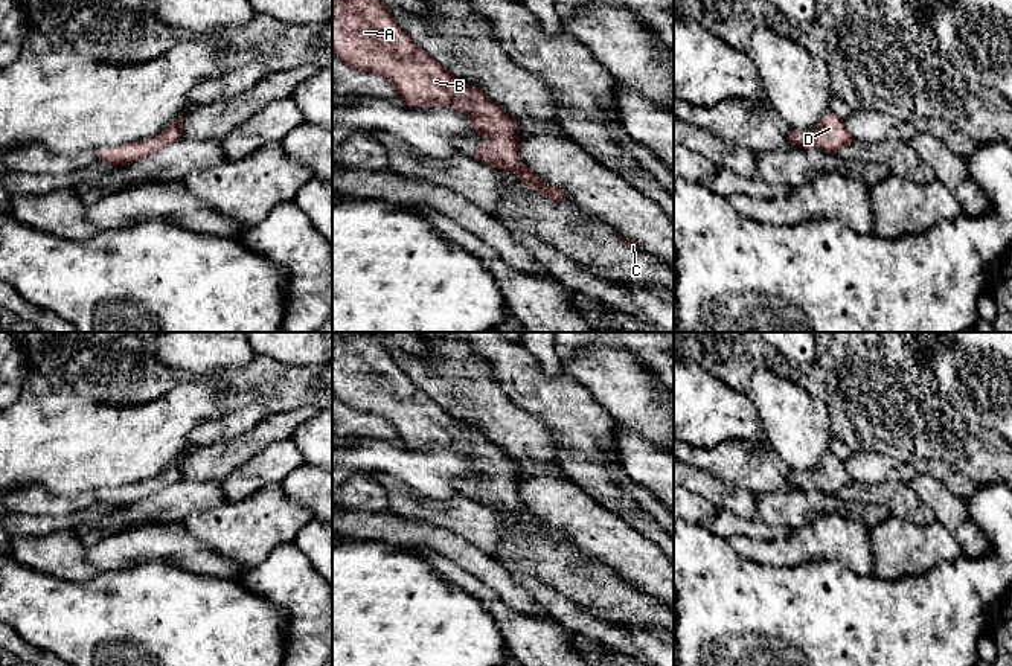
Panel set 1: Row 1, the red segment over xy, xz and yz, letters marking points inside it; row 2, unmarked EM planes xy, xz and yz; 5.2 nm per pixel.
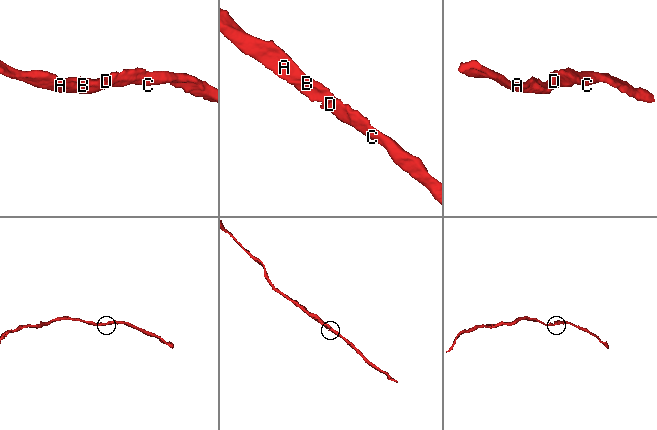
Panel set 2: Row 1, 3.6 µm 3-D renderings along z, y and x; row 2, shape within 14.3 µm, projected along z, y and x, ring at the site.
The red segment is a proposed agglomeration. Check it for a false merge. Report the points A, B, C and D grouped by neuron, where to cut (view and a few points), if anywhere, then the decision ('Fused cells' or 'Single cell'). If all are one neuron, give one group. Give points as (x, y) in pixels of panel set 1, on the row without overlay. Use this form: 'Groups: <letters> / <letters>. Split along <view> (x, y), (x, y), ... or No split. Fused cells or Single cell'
Groups: A B C D. No split. Single cell

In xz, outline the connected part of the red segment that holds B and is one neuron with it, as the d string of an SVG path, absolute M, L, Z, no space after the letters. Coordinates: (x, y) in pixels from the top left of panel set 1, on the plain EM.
M370 335L332 337L332 393L351 408L392 424L405 447L448 447L468 456L471 469L485 479L477 501L511 512L533 533L565 544L562 530L547 526L521 503L515 459L419 389L383 341Z

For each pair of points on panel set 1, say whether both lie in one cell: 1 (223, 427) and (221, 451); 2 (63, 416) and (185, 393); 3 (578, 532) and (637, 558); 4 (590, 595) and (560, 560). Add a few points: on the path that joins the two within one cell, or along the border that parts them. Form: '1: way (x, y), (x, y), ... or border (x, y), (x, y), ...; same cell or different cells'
1: border (256, 424), (230, 438), (221, 438), (198, 447); different cells
2: way (93, 421), (154, 421); same cell
3: way (593, 532), (622, 550); same cell
4: way (584, 585), (567, 569); same cell

